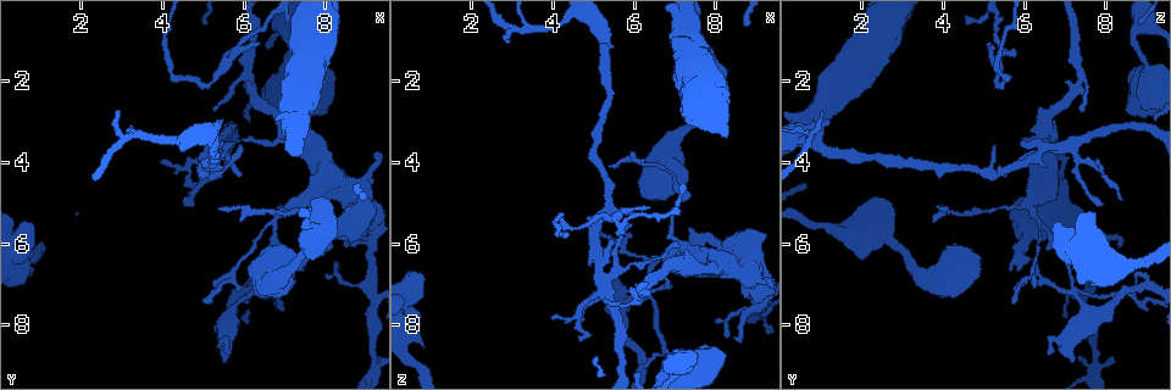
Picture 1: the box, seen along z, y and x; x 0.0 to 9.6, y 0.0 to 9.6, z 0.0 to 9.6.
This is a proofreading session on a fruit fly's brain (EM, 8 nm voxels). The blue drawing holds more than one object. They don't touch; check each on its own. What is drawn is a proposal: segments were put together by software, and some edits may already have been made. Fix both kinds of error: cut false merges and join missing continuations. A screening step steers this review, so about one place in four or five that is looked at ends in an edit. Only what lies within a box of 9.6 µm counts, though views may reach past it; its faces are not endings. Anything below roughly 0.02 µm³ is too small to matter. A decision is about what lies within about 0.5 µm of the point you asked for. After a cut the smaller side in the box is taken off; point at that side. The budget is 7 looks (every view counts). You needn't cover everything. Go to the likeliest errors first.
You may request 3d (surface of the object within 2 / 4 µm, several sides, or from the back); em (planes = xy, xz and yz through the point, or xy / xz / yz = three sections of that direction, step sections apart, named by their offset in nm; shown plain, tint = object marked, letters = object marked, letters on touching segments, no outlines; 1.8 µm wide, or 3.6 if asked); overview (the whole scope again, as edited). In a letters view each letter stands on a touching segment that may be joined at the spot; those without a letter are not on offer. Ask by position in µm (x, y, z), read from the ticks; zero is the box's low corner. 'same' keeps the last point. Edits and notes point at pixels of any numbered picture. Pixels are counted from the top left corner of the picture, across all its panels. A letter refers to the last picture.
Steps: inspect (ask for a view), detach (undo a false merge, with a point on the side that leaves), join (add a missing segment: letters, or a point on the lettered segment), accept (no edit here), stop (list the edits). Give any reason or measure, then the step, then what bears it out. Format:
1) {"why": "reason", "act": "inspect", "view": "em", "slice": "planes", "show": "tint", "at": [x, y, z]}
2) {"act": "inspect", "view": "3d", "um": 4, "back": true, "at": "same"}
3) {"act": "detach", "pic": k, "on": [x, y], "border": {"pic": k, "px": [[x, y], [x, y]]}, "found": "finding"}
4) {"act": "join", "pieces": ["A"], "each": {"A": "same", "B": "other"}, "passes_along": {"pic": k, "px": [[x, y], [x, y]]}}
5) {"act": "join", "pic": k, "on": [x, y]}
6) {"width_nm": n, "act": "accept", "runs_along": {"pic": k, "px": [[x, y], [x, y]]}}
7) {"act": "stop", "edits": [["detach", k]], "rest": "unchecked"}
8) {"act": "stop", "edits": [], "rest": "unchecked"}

{"why": "sharp bend", "act": "inspect", "view": "em", "slice": "xy", "step": 8, "show": "letters", "at": [3.45, 3.30, 0.75]}

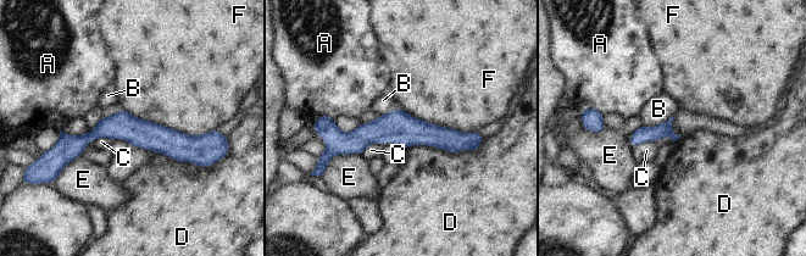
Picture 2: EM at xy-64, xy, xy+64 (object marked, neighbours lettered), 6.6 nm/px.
{"act": "accept", "each": {"A": "other", "B": "other", "C": "other", "D": "other", "E": "other", "F": "other"}, "border": {"pic": 2, "px": [[673, 115], [654, 126], [641, 126]]}, "found": "one cell here"}

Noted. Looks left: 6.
{"why": "arms run side by side", "act": "inspect", "view": "3d", "um": 2, "at": [5.20, 3.60, 7.15]}

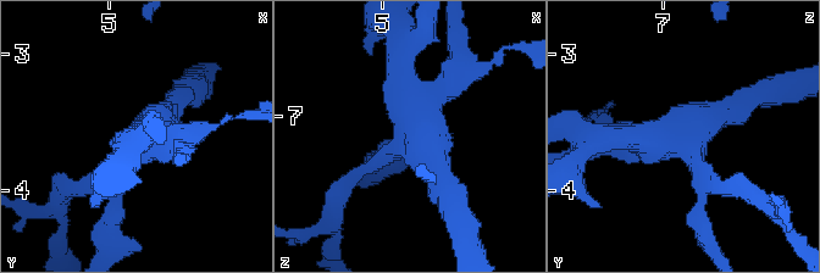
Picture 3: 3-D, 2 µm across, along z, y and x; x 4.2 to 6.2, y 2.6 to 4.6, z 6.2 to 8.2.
{"act": "inspect", "view": "em", "slice": "xz", "step": 16, "show": "tint", "at": [5.26, 3.62, 7.14]}

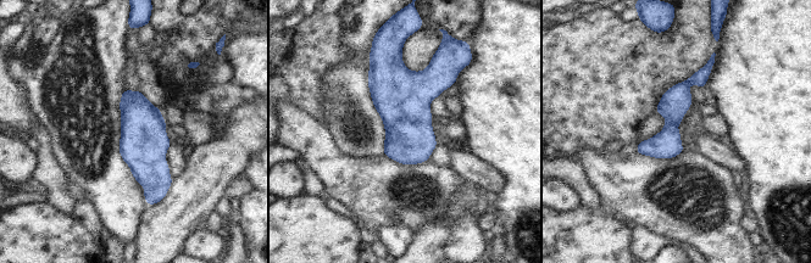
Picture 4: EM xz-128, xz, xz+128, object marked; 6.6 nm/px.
{"why": "cut it another way", "act": "inspect", "view": "em", "slice": "planes", "show": "letters", "at": "same"}

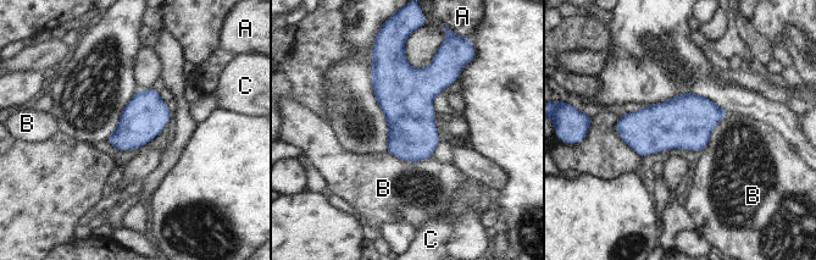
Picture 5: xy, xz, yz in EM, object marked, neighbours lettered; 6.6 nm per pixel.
{"act": "accept", "each": {"A": "other", "B": "other", "C": "other"}, "found": "all the same cell"}

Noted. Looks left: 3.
{"act": "inspect", "view": "3d", "um": 2, "at": [9.05, 7.00, 7.55]}

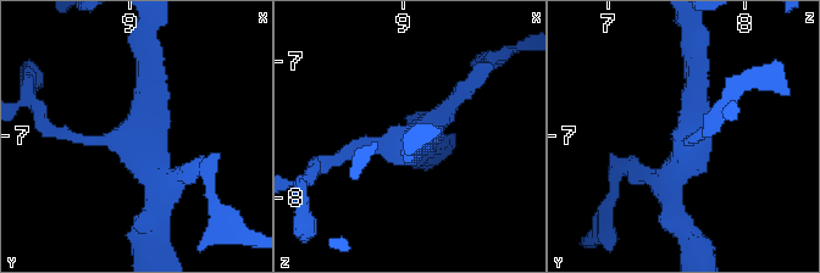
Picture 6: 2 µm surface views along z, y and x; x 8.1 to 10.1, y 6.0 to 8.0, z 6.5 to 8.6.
{"act": "inspect", "view": "em", "slice": "xz", "step": 8, "show": "letters", "at": [9.10, 7.02, 7.62]}

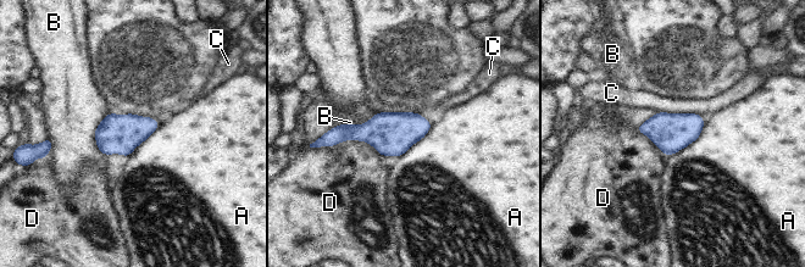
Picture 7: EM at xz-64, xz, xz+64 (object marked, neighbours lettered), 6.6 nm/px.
{"width_nm": 260, "act": "accept", "each": {"A": "other", "B": "other", "C": "other", "D": "other"}, "found": "all the same cell"}

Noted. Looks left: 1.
{"act": "stop", "edits": [], "rest": "unchecked"}

